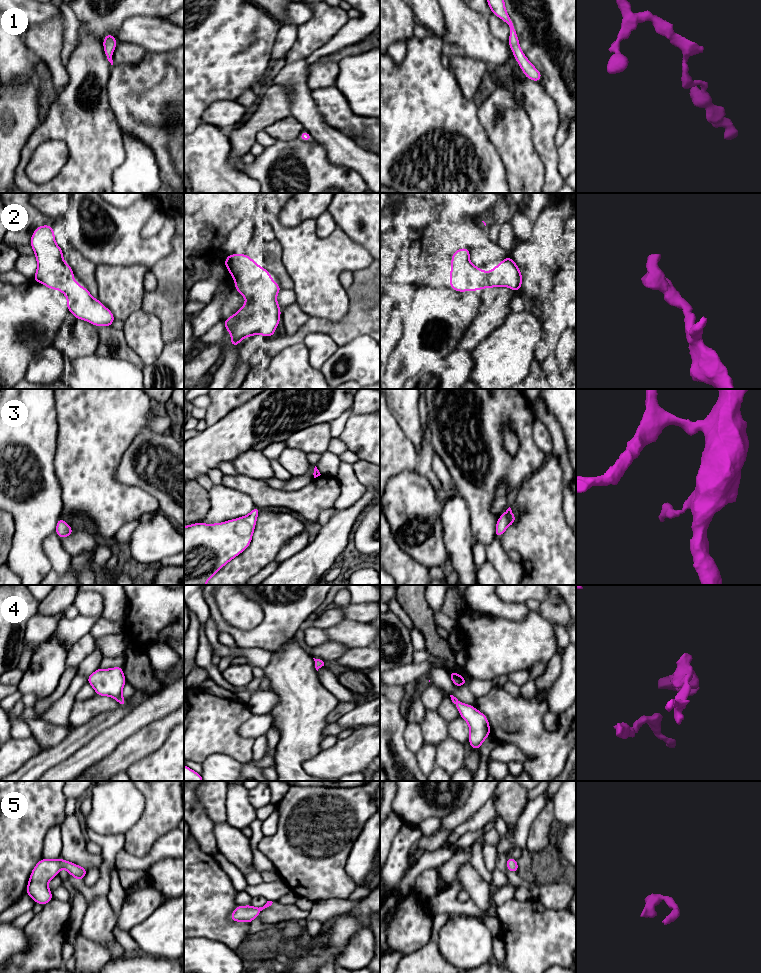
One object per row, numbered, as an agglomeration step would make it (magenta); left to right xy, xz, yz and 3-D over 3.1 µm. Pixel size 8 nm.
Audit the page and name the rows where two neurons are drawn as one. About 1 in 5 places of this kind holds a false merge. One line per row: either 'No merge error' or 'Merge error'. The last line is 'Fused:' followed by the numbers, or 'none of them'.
1: No merge error
2: No merge error
3: No merge error
4: No merge error
5: No merge error
Fused: none of them

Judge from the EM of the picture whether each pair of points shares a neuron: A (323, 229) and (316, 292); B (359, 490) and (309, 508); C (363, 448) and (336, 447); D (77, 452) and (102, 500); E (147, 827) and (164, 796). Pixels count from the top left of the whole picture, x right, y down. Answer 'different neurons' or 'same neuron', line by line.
A: different neurons
B: different neurons
C: different neurons
D: same neuron
E: same neuron

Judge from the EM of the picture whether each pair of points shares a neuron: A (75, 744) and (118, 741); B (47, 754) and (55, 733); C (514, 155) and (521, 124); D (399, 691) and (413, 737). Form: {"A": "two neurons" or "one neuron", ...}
{"A": "one neuron", "B": "two neurons", "C": "one neuron", "D": "two neurons"}

